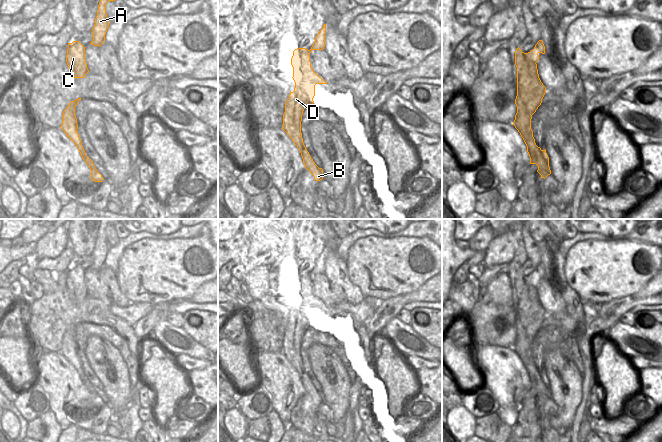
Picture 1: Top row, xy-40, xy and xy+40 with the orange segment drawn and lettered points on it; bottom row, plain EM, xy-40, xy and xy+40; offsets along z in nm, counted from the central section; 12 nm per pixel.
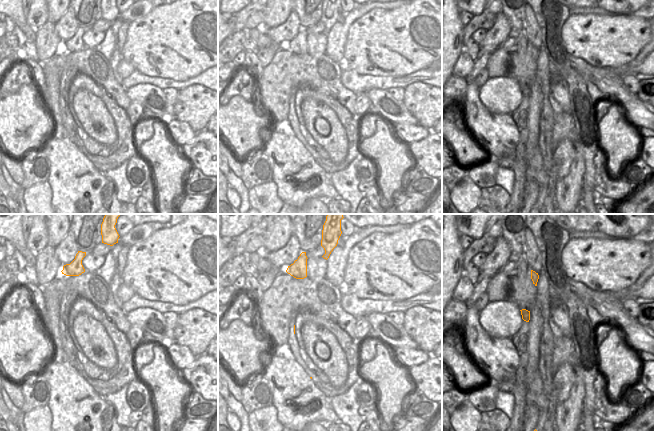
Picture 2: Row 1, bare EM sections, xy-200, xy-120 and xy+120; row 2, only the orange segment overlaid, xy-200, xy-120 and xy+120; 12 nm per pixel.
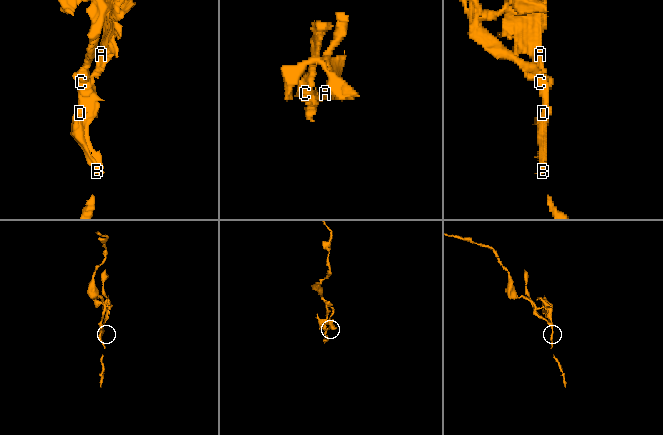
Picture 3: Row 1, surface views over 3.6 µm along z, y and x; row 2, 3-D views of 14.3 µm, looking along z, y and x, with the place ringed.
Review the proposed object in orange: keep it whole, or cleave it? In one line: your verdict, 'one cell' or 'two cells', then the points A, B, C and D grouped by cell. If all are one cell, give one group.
two cells; A / B C D

